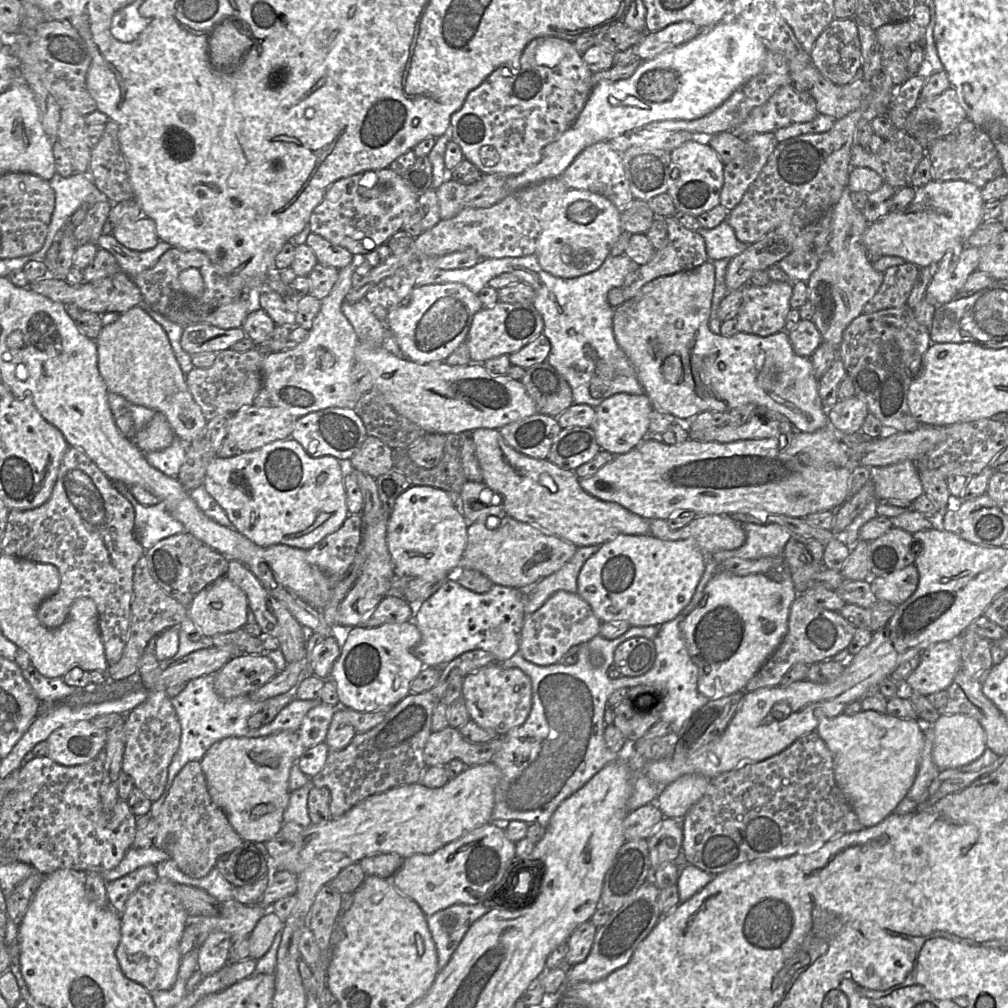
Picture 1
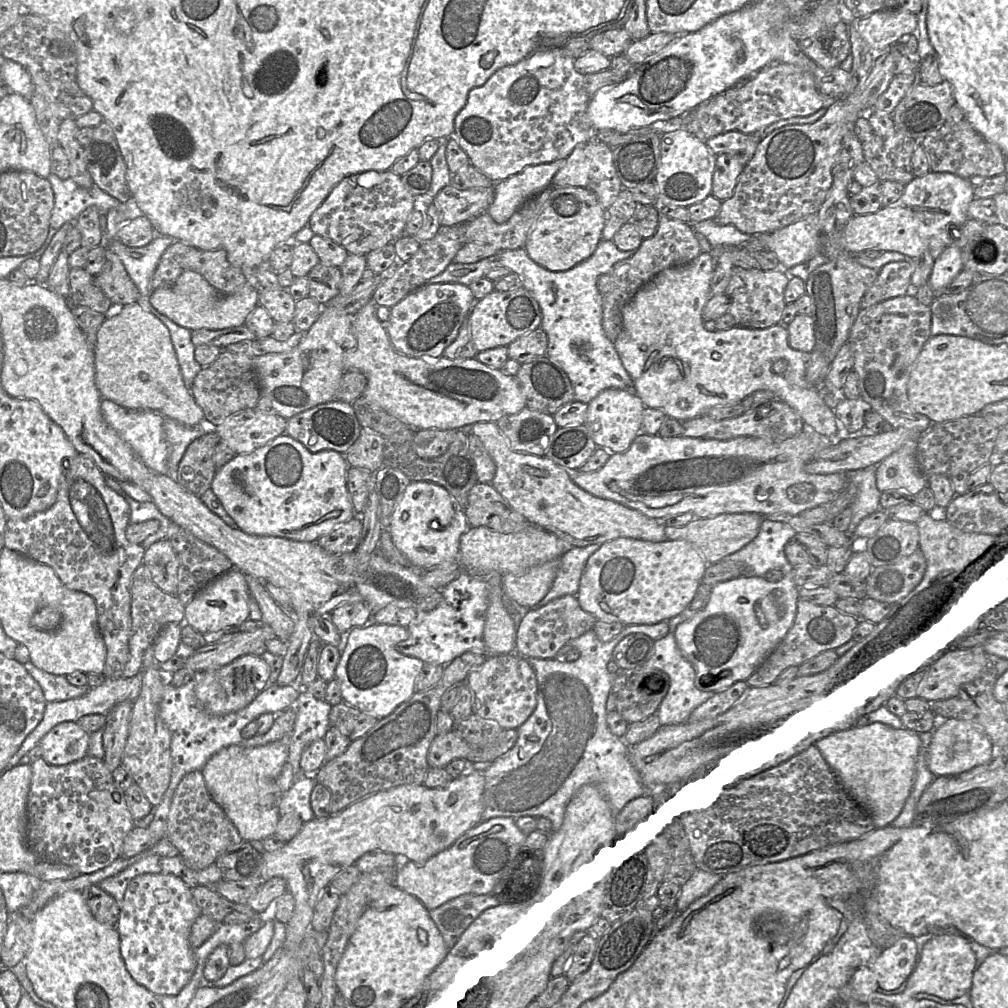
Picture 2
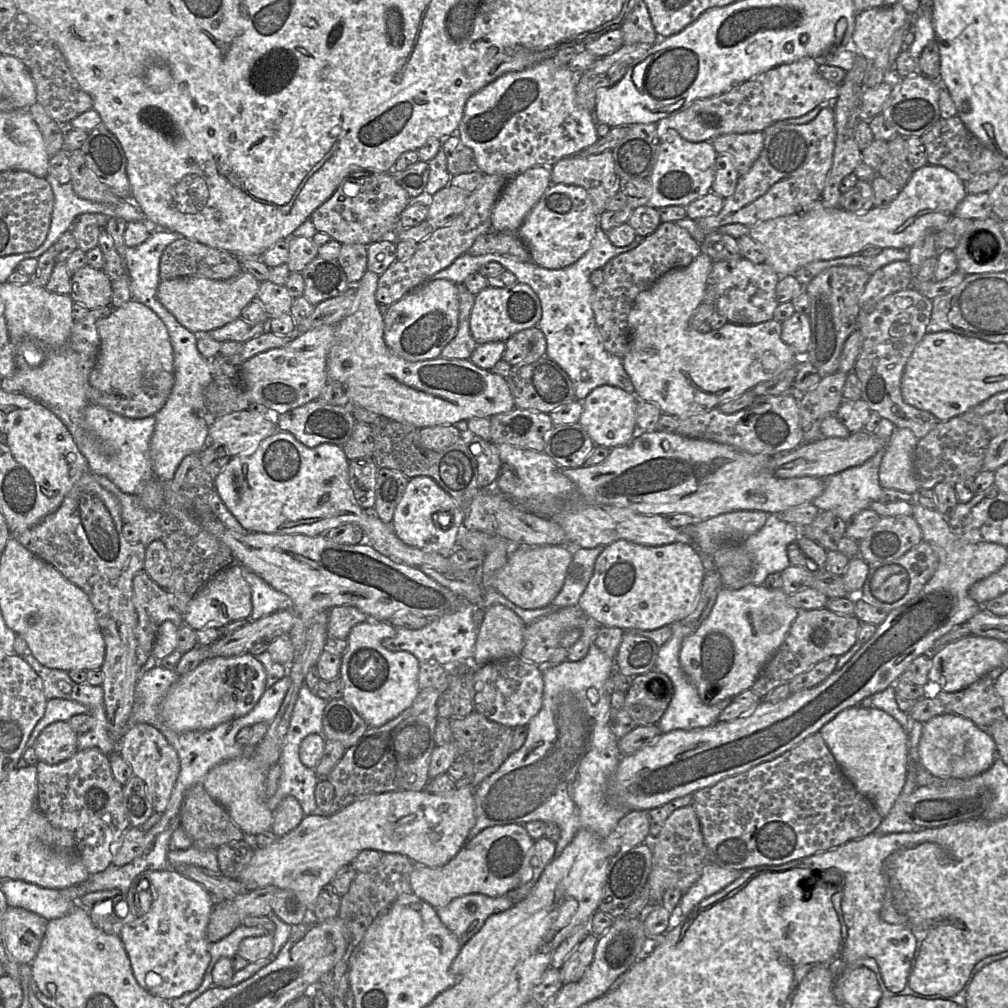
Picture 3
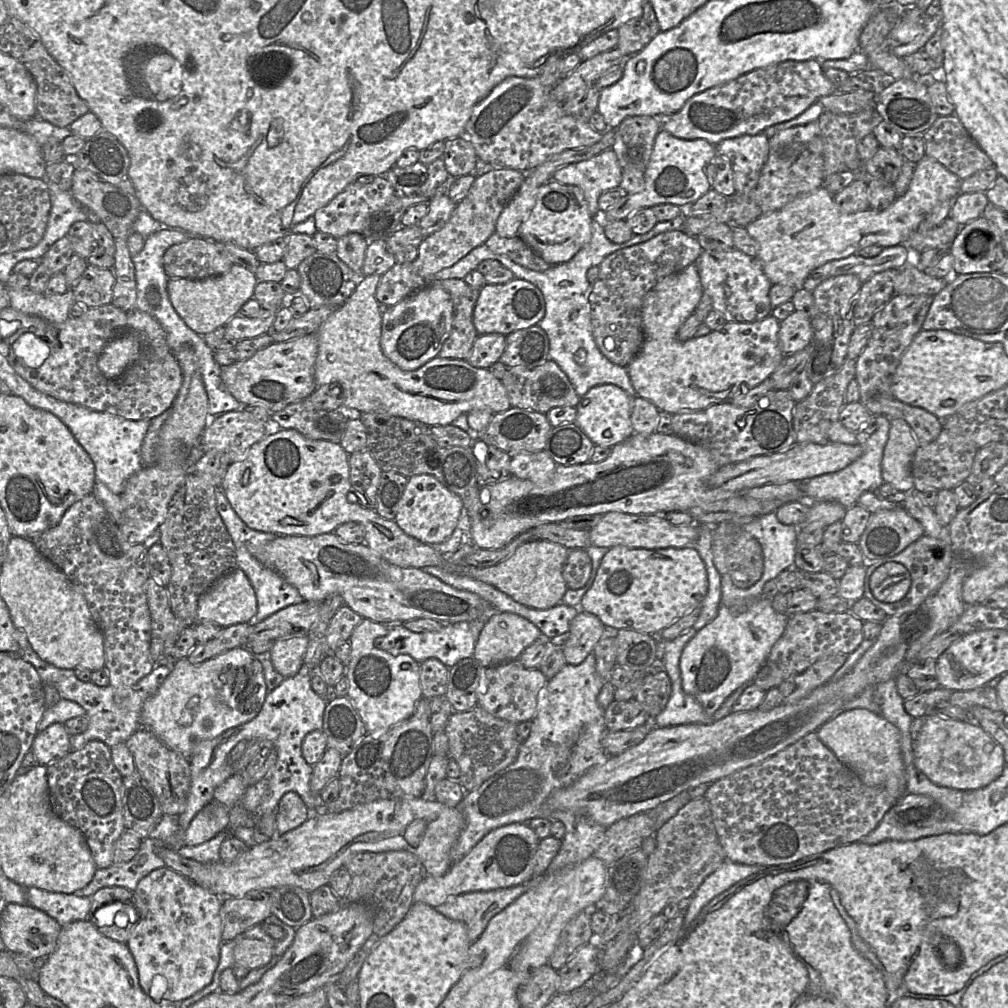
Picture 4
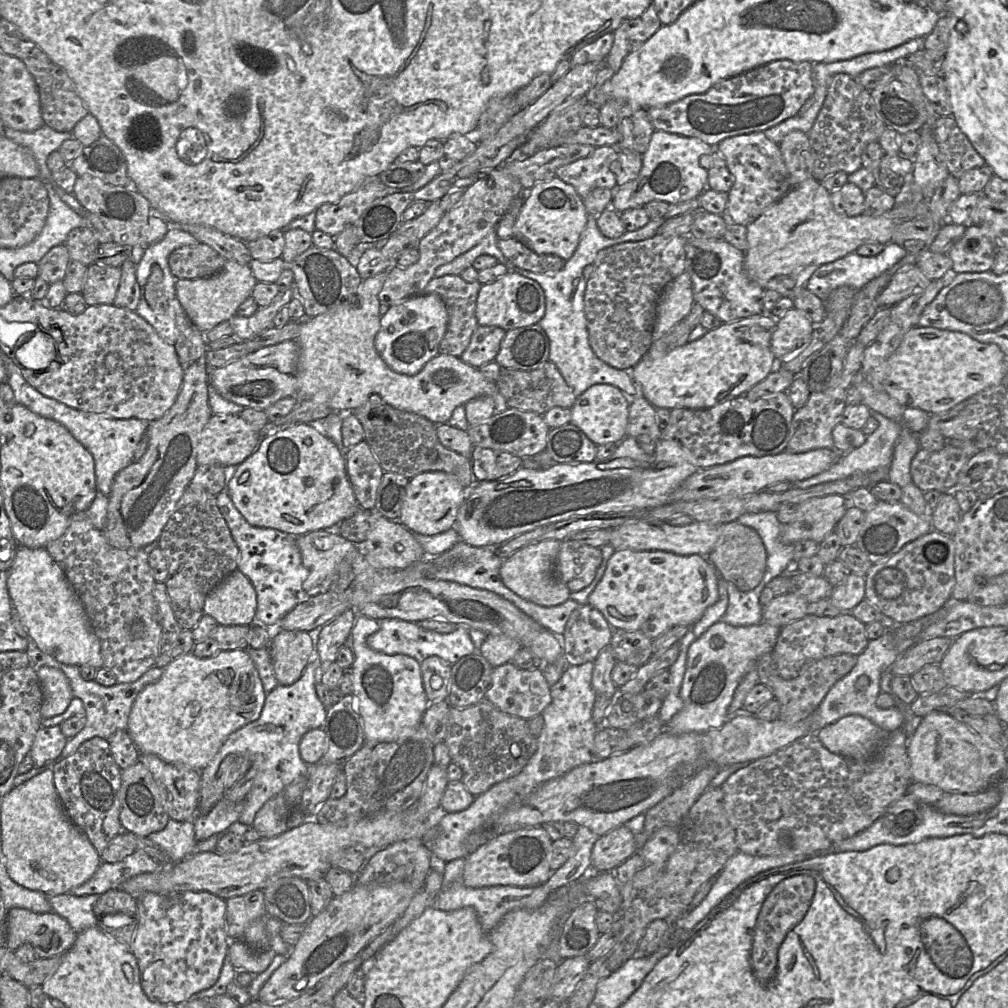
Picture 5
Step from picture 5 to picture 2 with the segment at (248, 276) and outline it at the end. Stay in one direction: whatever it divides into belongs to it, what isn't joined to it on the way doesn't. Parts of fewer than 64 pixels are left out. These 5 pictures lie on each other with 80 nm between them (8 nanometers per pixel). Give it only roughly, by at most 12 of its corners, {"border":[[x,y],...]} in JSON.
{"border":[[185,271],[150,304],[191,331],[245,325],[259,305],[251,279],[222,295]]}

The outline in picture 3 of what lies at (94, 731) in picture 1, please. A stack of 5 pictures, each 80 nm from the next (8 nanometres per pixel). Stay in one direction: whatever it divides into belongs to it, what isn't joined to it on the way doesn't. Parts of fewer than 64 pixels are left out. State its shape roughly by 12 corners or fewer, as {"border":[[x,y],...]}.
{"border":[[57,721],[32,747],[38,761],[54,765],[78,751],[68,722]]}

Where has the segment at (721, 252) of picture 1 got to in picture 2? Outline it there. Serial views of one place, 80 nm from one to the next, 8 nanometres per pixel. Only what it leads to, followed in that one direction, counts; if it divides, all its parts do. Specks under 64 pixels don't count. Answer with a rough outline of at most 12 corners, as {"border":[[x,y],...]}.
{"border":[[713,219],[694,223],[713,248],[737,247],[752,238]]}

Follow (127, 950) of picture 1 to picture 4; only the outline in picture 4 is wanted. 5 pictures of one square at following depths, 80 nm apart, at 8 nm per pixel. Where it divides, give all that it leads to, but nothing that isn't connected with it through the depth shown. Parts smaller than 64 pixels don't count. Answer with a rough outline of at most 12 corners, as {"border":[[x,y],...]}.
{"border":[[168,867],[133,892],[143,991],[179,1003],[220,961],[222,899]]}

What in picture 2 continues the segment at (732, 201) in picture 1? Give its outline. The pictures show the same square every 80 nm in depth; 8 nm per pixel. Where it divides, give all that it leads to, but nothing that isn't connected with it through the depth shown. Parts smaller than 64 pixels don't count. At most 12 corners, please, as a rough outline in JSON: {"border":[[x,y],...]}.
{"border":[[719,154],[712,195],[732,198],[745,168],[740,157]]}

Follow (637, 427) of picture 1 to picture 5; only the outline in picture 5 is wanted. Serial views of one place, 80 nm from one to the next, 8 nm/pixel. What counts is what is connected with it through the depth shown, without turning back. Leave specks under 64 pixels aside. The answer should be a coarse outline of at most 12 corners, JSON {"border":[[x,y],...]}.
{"border":[[610,384],[578,396],[571,421],[597,446],[627,436],[630,398]]}

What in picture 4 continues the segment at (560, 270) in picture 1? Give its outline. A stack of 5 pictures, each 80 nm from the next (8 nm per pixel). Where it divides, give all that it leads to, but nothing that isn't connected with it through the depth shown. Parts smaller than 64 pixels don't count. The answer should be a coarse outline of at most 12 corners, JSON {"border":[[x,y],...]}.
{"border":[[539,187],[518,235],[551,266],[592,237],[582,190]]}

